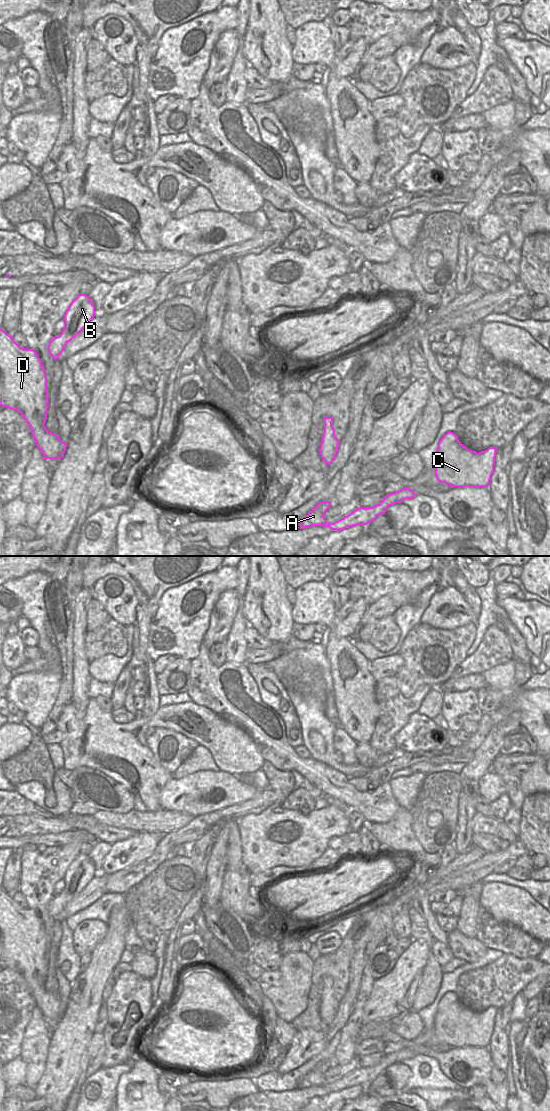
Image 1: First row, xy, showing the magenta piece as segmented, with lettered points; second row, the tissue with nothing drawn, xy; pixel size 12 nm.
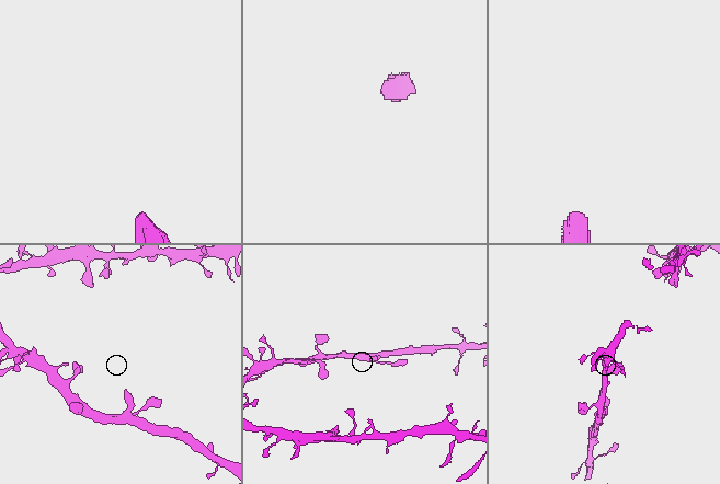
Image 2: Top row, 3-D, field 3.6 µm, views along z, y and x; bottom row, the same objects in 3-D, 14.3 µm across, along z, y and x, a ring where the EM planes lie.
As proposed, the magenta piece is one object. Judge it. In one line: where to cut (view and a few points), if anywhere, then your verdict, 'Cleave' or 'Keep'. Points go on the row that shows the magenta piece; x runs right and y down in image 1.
No split. Keep

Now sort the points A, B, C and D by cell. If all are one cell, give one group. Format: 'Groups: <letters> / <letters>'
Groups: A B C D

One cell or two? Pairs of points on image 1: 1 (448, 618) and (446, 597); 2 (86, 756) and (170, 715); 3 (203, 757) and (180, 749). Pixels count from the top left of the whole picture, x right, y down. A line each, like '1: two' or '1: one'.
1: one
2: one
3: two

